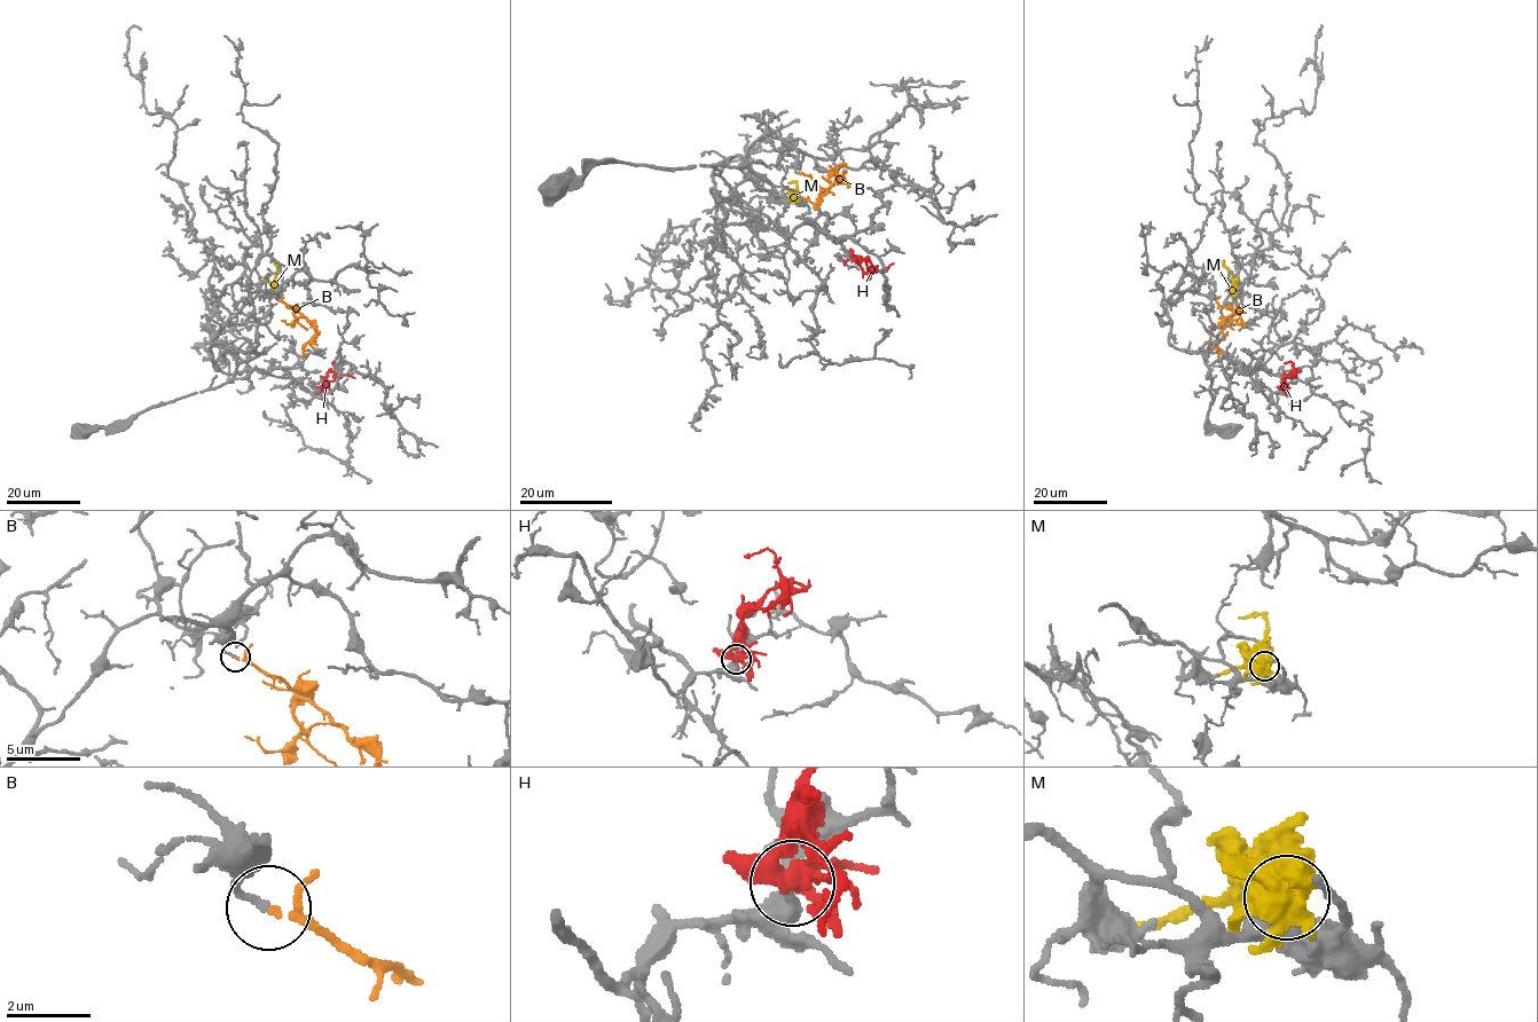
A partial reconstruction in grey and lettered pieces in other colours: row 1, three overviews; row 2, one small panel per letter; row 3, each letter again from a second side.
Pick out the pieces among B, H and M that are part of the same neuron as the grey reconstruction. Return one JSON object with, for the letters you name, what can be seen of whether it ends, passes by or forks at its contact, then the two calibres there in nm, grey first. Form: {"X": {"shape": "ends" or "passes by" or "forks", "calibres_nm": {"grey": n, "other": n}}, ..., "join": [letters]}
{"B": {"shape": "passes by", "calibres_nm": {"grey": 170, "other": 140}}, "join": ["B"]}

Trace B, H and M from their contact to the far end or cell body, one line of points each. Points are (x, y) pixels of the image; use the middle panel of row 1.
B: (799, 172), (808, 174), (825, 194), (834, 182), (844, 181), (833, 173), (829, 178), (832, 174)
H: (850, 256), (868, 272), (865, 258)
M: (797, 198), (791, 194), (798, 190), (798, 183), (787, 182)

